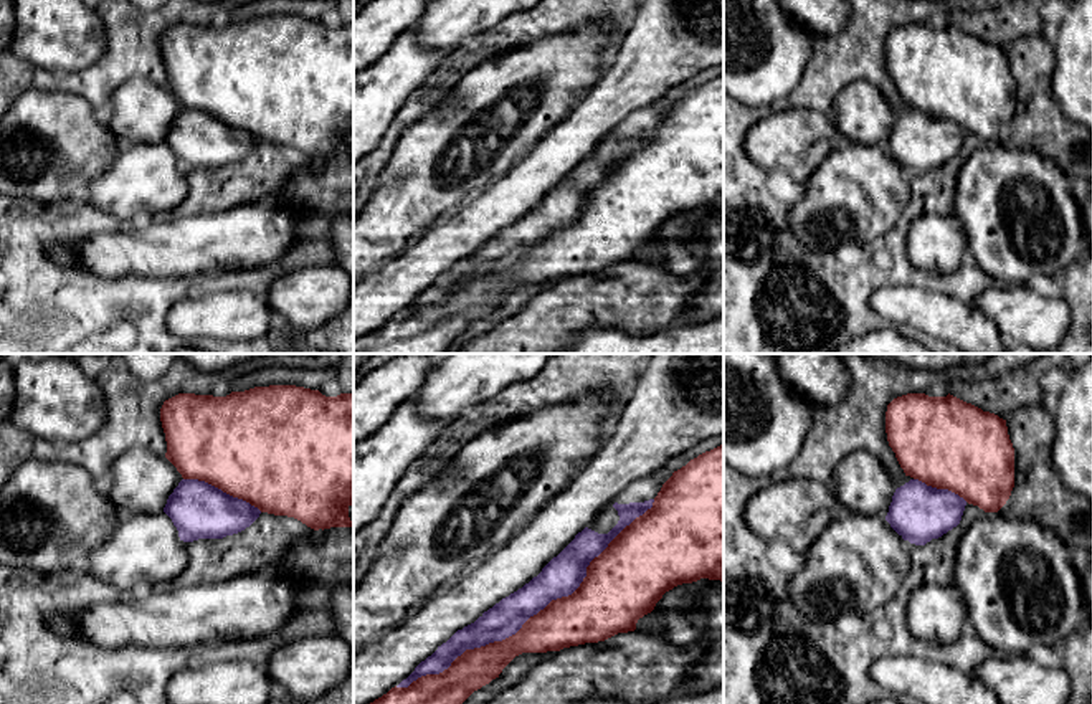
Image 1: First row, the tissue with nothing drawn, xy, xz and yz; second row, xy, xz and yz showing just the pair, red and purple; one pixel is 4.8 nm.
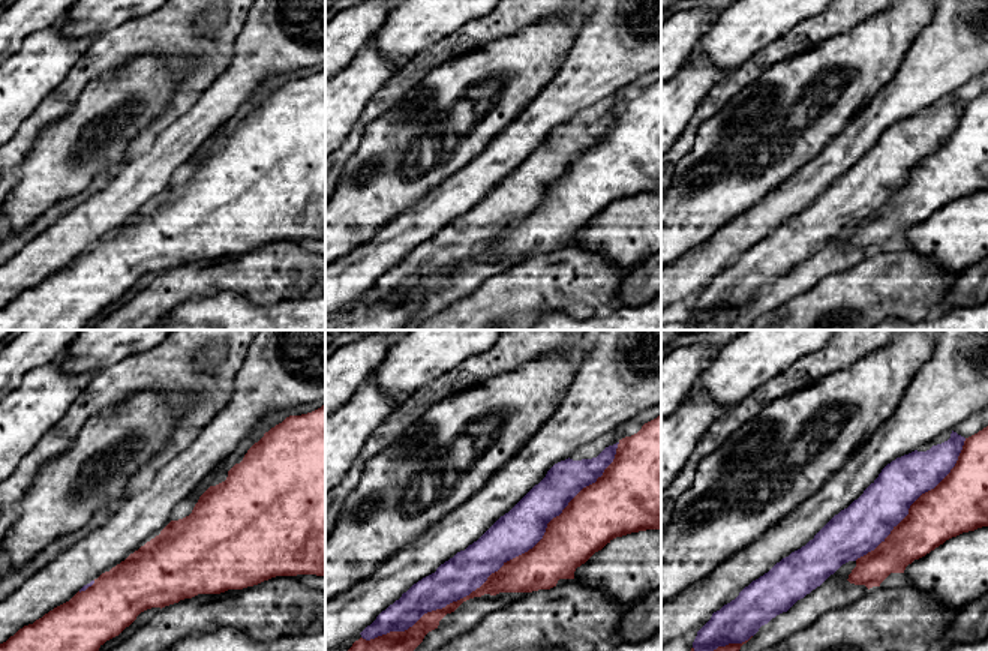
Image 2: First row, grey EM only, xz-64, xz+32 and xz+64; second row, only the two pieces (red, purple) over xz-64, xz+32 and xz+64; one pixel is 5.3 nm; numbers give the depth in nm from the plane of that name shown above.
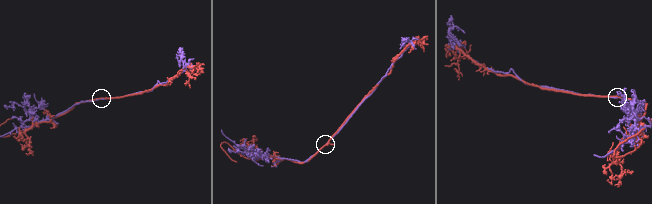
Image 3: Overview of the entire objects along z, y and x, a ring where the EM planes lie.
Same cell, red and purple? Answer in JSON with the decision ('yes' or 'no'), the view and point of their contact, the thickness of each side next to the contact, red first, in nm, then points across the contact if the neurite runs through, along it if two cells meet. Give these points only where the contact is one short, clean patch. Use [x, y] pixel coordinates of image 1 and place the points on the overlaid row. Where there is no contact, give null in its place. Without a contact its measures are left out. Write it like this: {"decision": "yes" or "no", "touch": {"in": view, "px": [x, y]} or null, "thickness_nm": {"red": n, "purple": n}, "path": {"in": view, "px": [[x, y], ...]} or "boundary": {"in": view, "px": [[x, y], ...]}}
{"decision": "no", "touch": {"in": "xz", "px": [534, 615]}, "thickness_nm": {"red": 260, "purple": 190}}

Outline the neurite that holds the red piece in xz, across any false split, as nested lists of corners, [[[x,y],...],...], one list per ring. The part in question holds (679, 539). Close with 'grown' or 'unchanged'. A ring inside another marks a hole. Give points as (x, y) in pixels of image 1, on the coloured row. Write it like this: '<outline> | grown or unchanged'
[[[724,445],[674,471],[653,507],[590,562],[586,577],[572,595],[552,600],[515,635],[466,649],[443,673],[421,676],[408,687],[395,686],[370,704],[463,704],[474,691],[499,678],[515,656],[560,651],[634,631],[638,620],[651,613],[666,592],[700,578],[724,583]]] | unchanged

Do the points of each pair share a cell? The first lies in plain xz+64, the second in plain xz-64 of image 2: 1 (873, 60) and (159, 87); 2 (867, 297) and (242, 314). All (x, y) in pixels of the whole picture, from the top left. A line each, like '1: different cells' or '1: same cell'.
1: same cell
2: different cells

